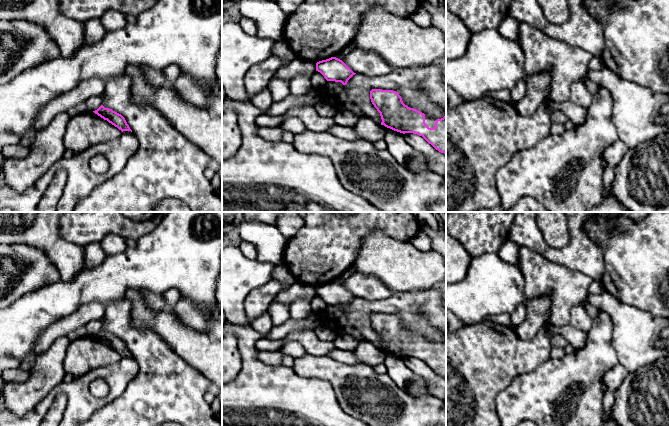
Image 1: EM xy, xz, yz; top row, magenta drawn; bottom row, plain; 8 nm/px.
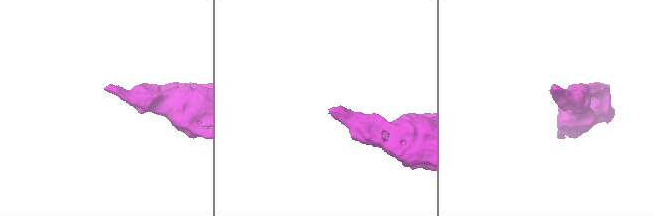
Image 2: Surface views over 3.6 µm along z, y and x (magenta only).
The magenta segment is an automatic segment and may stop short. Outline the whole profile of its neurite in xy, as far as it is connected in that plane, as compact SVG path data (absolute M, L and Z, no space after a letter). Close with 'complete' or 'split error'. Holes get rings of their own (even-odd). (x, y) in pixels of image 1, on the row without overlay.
M101 329L97 334L93 336L100 340L101 342L103 342L104 344L107 344L109 347L117 351L122 356L123 355L132 356L125 342L121 338L113 335L112 333L105 332L103 329Z | complete

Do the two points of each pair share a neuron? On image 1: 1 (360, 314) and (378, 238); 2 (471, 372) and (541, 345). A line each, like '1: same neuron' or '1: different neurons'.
1: different neurons
2: same neuron

